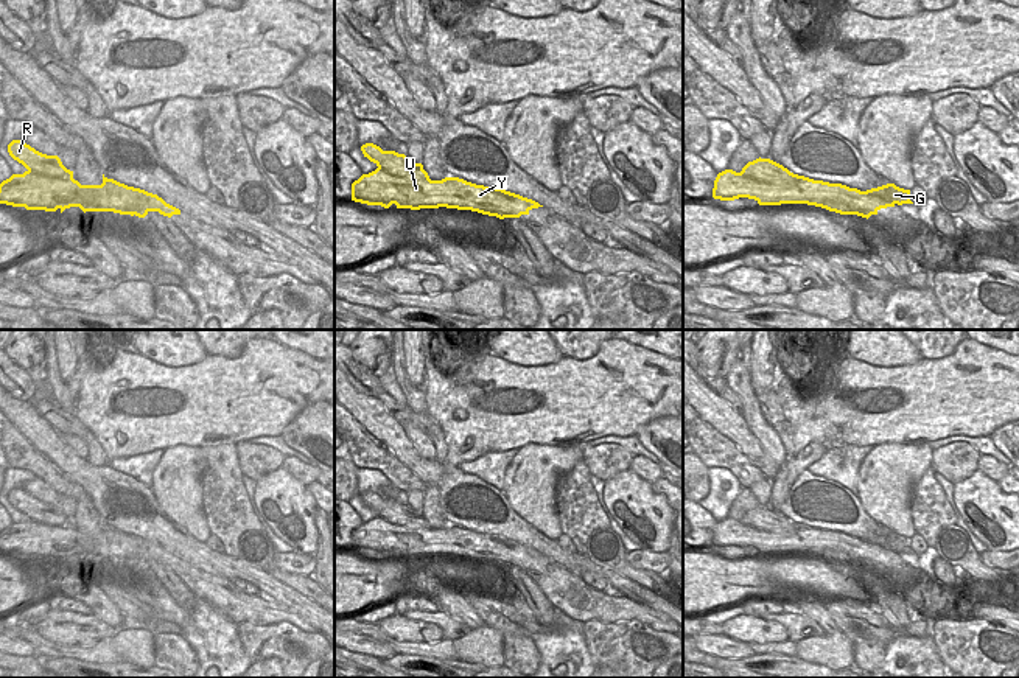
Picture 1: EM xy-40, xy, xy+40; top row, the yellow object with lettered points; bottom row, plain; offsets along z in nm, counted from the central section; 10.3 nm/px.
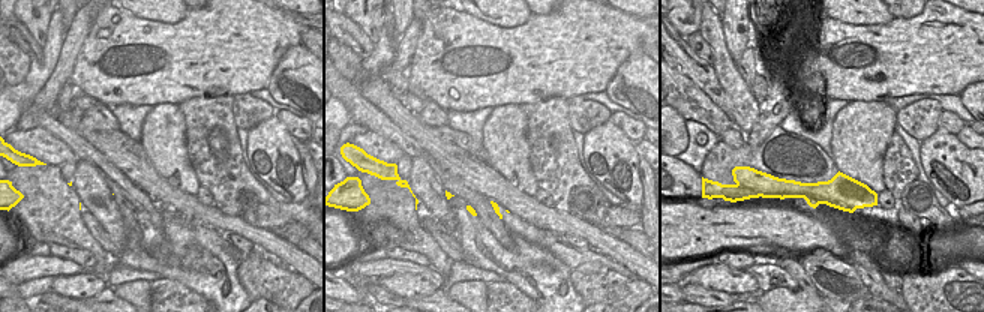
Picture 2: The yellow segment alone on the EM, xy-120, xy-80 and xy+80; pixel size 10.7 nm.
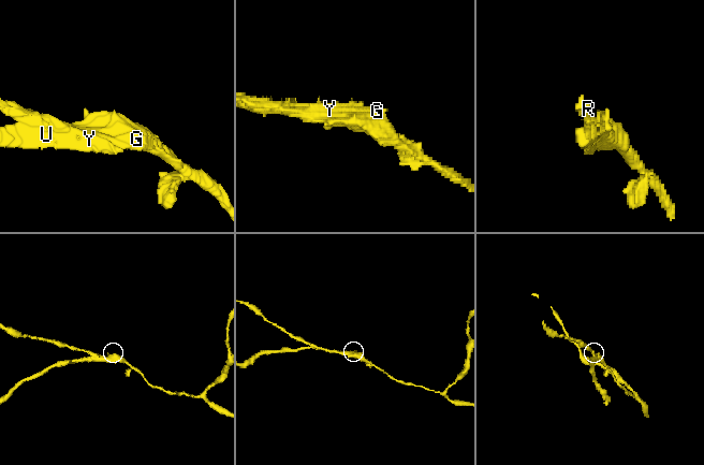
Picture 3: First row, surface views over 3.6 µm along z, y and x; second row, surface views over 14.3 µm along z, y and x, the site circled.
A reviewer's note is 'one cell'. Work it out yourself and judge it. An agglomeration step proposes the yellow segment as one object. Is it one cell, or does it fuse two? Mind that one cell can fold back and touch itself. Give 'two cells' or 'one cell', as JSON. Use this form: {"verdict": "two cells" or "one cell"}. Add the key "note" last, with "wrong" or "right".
{"verdict": "two cells", "note": "wrong"}

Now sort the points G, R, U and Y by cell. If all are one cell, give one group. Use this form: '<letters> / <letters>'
G R / U Y

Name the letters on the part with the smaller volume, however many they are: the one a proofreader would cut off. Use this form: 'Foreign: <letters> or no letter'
Foreign: U, Y

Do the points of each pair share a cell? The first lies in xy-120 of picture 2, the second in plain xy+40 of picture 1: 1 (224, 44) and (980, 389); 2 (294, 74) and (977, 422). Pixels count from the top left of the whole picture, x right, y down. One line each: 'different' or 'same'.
1: same
2: different

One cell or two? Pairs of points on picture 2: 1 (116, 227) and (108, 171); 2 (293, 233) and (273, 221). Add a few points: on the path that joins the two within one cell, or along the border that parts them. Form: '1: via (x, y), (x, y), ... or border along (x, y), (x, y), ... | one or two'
1: border along (89, 164), (111, 192) | two
2: border along (293, 221), (270, 230) | two

